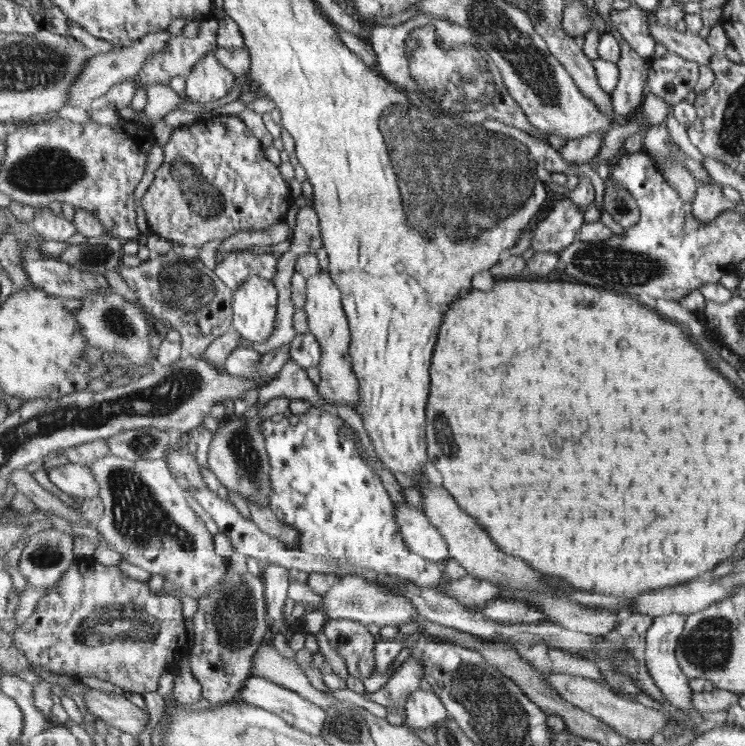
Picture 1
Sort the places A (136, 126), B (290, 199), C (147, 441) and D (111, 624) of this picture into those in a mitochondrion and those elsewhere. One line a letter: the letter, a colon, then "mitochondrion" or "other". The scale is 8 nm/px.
A: other
B: other
C: mitochondrion
D: mitochondrion

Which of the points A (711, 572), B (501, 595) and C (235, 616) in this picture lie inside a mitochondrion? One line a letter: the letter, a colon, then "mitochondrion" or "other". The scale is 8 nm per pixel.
A: other
B: other
C: mitochondrion

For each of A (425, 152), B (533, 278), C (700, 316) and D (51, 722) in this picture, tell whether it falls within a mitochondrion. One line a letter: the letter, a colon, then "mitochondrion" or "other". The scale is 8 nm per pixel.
A: mitochondrion
B: other
C: other
D: other

